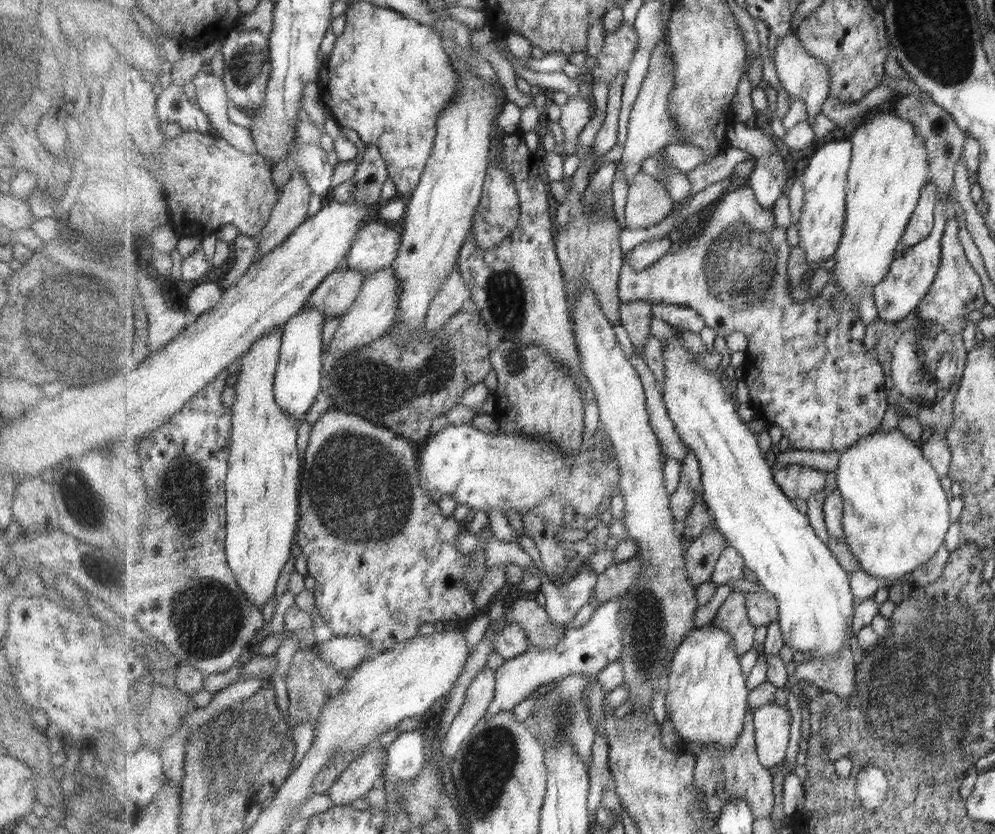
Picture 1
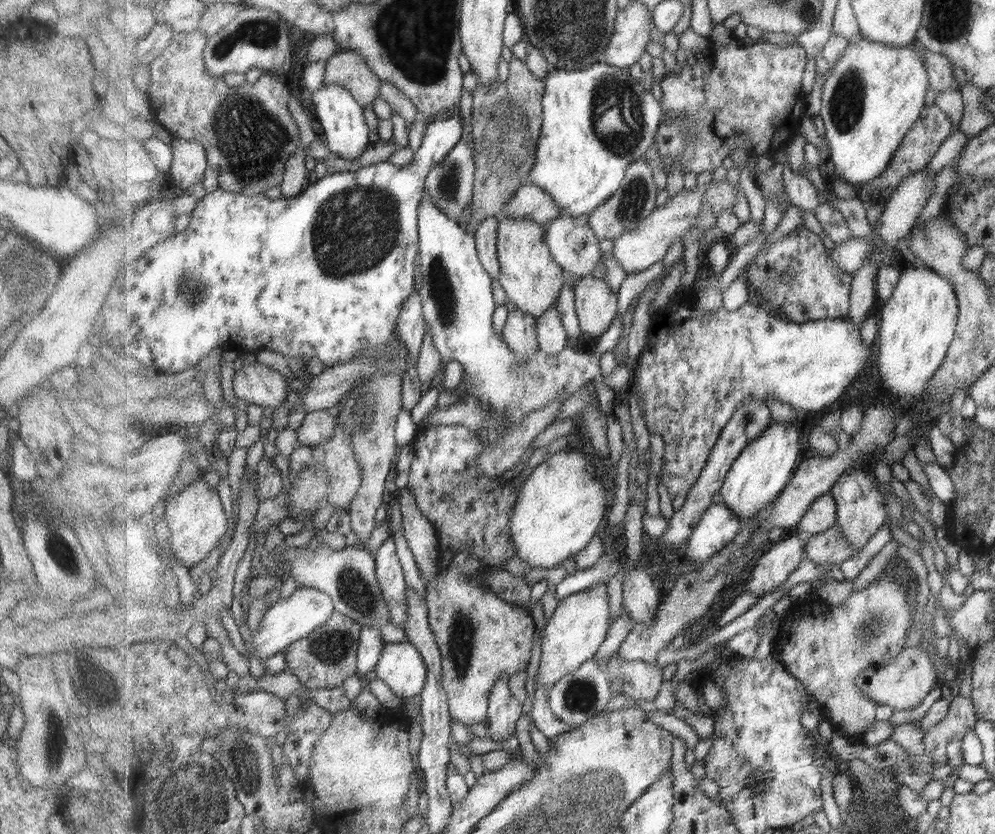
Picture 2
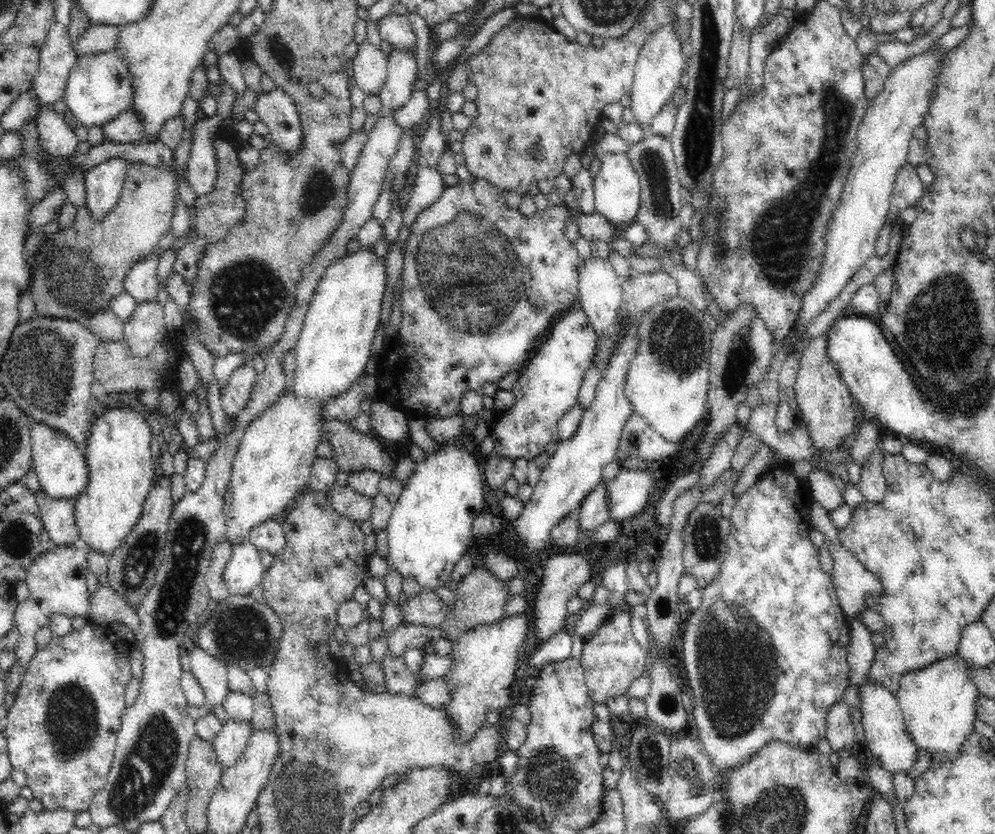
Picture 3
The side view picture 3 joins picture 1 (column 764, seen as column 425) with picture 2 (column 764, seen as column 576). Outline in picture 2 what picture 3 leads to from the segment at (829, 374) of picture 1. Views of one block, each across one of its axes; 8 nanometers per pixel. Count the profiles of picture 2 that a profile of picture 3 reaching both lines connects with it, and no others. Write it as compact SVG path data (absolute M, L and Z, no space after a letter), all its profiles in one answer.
M801 226L792 230L783 240L774 242L774 244L770 244L763 251L760 251L753 263L746 269L751 288L755 290L757 297L761 296L757 302L769 307L786 320L799 324L827 318L847 319L850 314L850 294L854 275L842 272L840 268L834 266L834 262L830 258L830 251L823 244L825 238Z

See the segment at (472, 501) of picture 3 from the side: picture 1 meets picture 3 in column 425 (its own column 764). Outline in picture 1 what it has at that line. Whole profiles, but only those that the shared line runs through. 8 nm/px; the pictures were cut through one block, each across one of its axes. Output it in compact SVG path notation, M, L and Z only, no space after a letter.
M678 334L668 339L667 345L664 346L664 356L666 361L665 365L667 366L667 379L666 384L660 387L660 389L668 416L674 424L674 429L679 435L681 442L683 442L688 449L693 449L697 454L702 473L701 489L703 491L703 499L705 499L708 508L713 512L717 527L727 537L730 548L737 548L741 553L741 556L745 559L747 568L756 574L757 581L761 584L763 590L771 592L771 594L777 598L779 602L778 624L780 625L784 644L793 646L793 648L799 652L811 652L815 659L833 658L833 656L839 656L840 653L848 652L850 648L848 648L847 644L854 647L856 636L851 627L853 626L853 620L855 620L854 610L856 608L856 598L855 595L853 595L853 589L851 589L851 573L847 572L847 570L841 566L841 562L837 560L837 556L829 550L829 544L825 544L825 542L815 534L815 528L812 528L811 524L809 524L807 515L803 514L803 511L797 510L795 500L775 481L775 470L771 468L771 464L765 459L763 450L759 448L759 442L757 442L758 434L755 434L755 432L747 426L747 423L739 418L739 414L737 414L739 404L731 399L730 395L727 395L725 387L722 386L722 380L715 375L714 371L706 370L706 367L701 367L698 364L698 361L694 358L695 355L691 354L691 352L683 346L683 342Z

